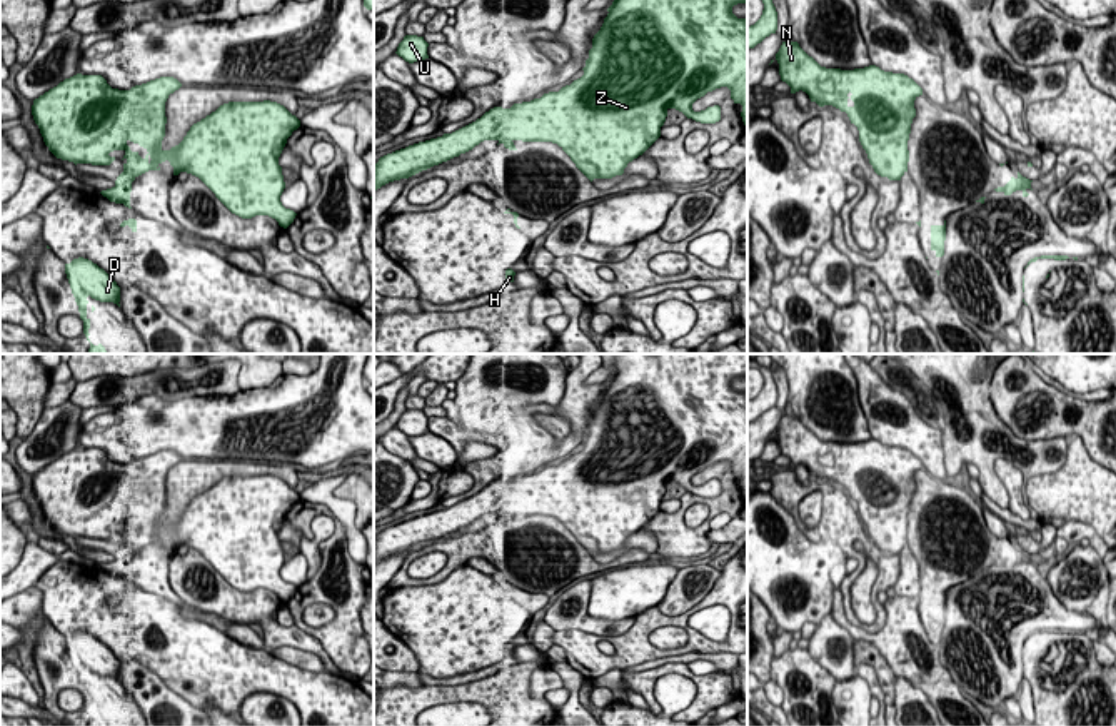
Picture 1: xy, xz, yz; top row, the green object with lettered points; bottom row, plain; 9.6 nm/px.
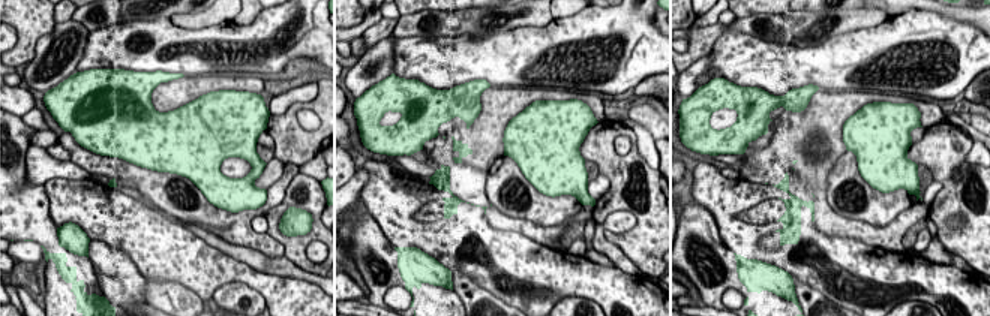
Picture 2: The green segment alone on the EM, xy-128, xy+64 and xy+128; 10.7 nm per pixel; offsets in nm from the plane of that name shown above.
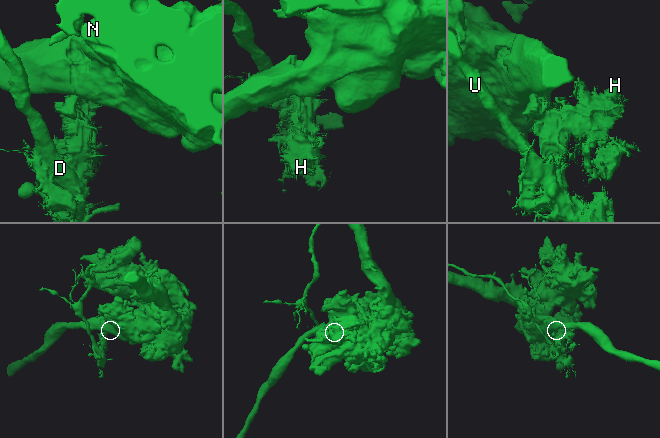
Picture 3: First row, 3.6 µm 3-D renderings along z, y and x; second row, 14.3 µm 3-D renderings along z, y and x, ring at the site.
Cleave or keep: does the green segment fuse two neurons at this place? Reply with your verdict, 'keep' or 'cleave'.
cleave

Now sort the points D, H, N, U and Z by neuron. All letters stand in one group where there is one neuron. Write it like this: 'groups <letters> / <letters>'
groups D H U / N Z

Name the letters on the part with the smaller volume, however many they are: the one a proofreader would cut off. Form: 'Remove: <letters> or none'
Remove: D, H, U

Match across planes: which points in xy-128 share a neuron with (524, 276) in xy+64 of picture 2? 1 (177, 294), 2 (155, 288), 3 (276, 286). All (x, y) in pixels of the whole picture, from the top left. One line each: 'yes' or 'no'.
1: no
2: no
3: yes

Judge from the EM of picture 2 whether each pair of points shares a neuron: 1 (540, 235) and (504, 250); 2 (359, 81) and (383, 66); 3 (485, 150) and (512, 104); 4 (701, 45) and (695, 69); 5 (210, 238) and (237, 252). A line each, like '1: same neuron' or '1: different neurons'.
1: different neurons
2: same neuron
3: same neuron
4: different neurons
5: same neuron

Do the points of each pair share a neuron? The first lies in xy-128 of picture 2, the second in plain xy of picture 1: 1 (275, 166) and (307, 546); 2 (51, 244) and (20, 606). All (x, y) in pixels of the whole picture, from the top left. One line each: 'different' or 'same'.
1: different
2: same

